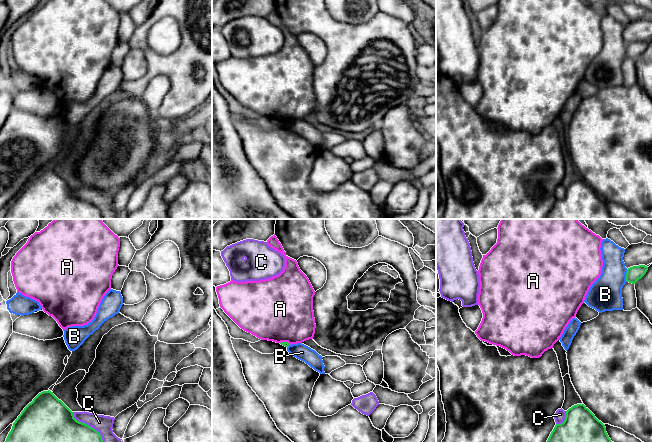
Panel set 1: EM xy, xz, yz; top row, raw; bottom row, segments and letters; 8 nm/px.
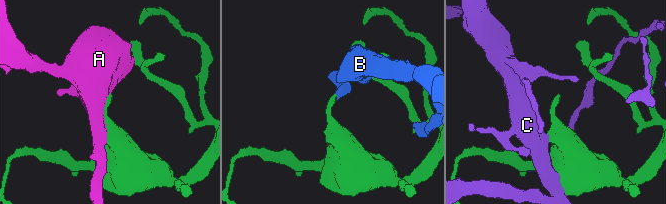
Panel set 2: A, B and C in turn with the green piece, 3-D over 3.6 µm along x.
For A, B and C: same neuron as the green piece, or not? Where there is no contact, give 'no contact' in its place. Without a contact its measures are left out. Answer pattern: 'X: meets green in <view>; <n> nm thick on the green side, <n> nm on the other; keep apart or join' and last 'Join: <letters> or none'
A: meets green in xz; 50 nm thick on the green side, 500 nm on the other; keep apart
B: meets green in yz; 120 nm thick on the green side, 260 nm on the other; keep apart
C: meets green in xy; 420 nm thick on the green side, 140 nm on the other; keep apart
Join: none

